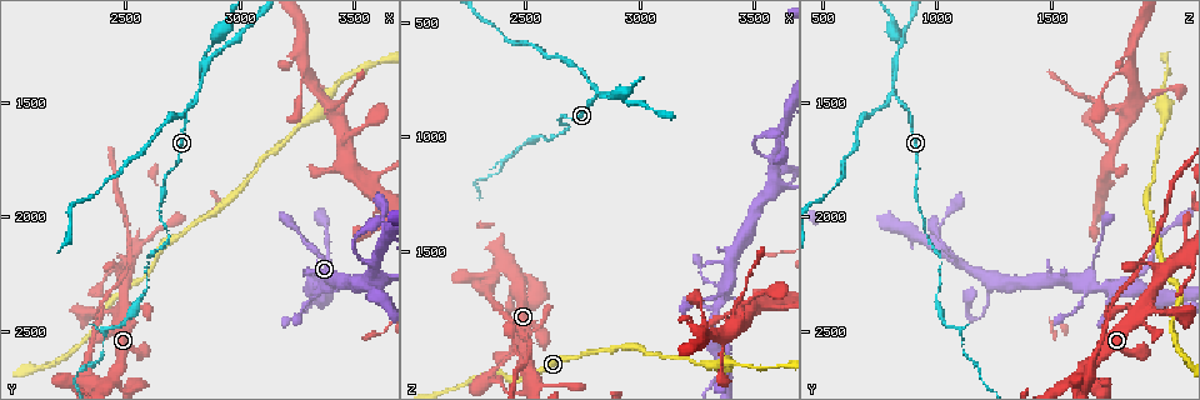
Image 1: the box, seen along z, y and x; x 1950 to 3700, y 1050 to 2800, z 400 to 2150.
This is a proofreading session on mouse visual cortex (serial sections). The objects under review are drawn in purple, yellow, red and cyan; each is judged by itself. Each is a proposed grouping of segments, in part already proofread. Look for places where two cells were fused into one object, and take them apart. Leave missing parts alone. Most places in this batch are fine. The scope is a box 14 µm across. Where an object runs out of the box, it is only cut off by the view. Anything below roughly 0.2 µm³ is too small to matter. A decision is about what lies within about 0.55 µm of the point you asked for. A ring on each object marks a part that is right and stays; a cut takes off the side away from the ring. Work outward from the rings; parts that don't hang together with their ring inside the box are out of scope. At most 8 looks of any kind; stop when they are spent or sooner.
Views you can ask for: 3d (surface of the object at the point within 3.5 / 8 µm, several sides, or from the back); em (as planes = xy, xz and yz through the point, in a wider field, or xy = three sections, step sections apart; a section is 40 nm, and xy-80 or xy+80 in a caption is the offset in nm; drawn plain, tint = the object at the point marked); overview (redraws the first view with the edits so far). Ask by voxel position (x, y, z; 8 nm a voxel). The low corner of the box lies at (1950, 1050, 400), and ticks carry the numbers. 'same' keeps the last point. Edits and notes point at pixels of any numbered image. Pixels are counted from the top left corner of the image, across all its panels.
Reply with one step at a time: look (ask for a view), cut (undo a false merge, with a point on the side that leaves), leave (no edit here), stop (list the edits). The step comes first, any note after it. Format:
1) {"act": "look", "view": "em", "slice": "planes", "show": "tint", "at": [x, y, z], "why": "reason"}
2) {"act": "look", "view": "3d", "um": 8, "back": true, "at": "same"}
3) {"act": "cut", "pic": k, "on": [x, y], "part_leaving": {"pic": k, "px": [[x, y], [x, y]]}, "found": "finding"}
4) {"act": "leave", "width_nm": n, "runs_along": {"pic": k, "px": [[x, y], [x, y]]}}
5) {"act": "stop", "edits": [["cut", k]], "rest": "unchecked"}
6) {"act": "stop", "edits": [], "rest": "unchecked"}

{"act": "look", "view": "3d", "um": 8, "back": true, "at": [2870, 1310, 820], "why": "a fork"}

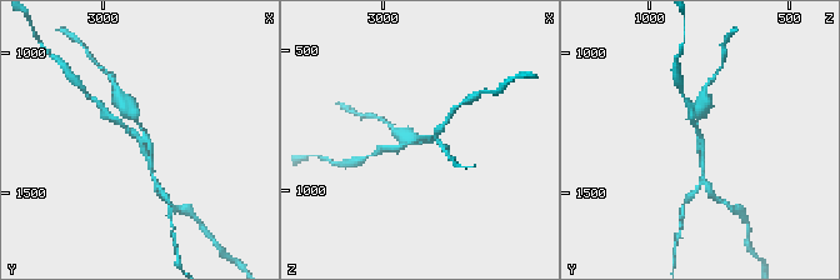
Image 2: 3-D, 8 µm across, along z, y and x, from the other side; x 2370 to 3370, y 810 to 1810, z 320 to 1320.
{"act": "look", "view": "em", "slice": "xy", "step": 2, "show": "tint", "at": [2850, 1330, 810], "why": "shape alone is not enough"}

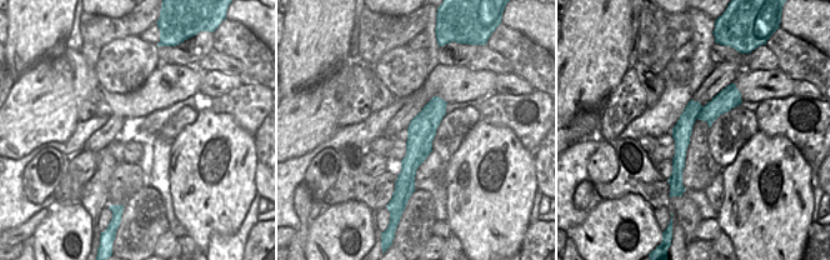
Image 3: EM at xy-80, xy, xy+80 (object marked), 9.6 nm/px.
{"act": "cut", "pic": 2, "on": [396, 149], "width_nm": 280, "part_leaving": {"pic": 2, "px": [[154, 181], [144, 140]]}, "found": "two cells meet here"}

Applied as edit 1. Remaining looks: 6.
{"act": "look", "view": "3d", "um": 8, "at": [2390, 2570, 1120]}

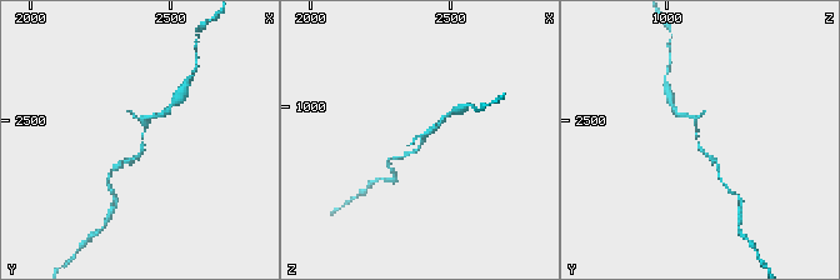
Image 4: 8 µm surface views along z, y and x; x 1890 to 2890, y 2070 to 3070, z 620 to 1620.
{"act": "look", "view": "3d", "um": 3.5, "at": [2410, 2570, 1110], "why": "zoom in"}

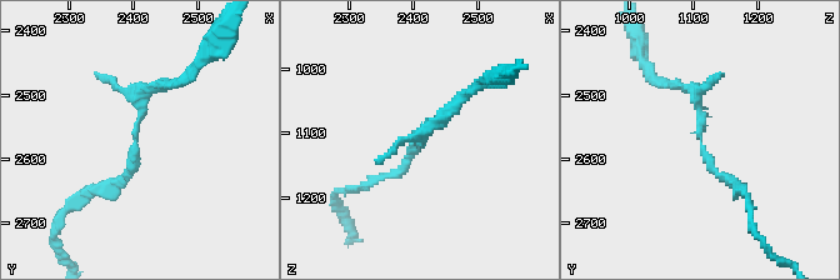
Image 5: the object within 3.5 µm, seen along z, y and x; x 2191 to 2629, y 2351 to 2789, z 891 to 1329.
{"act": "look", "view": "em", "slice": "xy", "step": 1, "show": "tint", "at": [2405, 2570, 1115]}

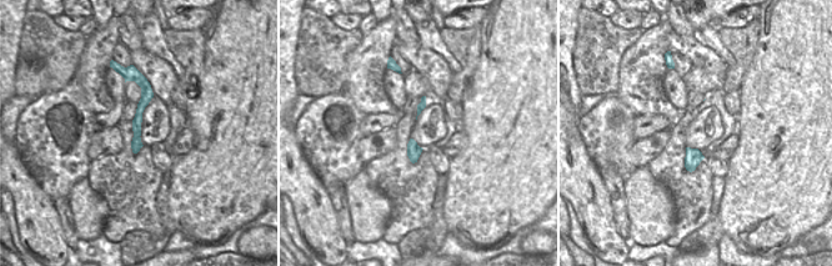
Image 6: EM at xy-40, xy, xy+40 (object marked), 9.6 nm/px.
{"act": "leave", "width_nm": 140, "runs_along": {"pic": 6, "px": [[141, 79], [135, 149]]}, "found": "continuous, no second cell"}

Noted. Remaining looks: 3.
{"act": "stop", "edits": [["cut", 2]], "rest": "unchecked"}

